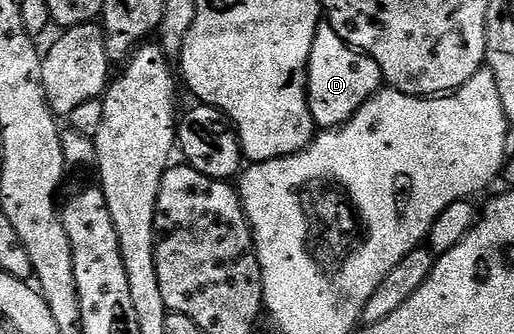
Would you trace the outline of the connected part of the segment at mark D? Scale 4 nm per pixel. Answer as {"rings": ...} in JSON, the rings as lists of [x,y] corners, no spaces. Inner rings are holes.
{"rings":[[[320,26],[312,42],[312,54],[306,67],[306,97],[310,113],[319,129],[341,128],[383,87],[382,71],[366,52],[352,47],[336,30]]]}

